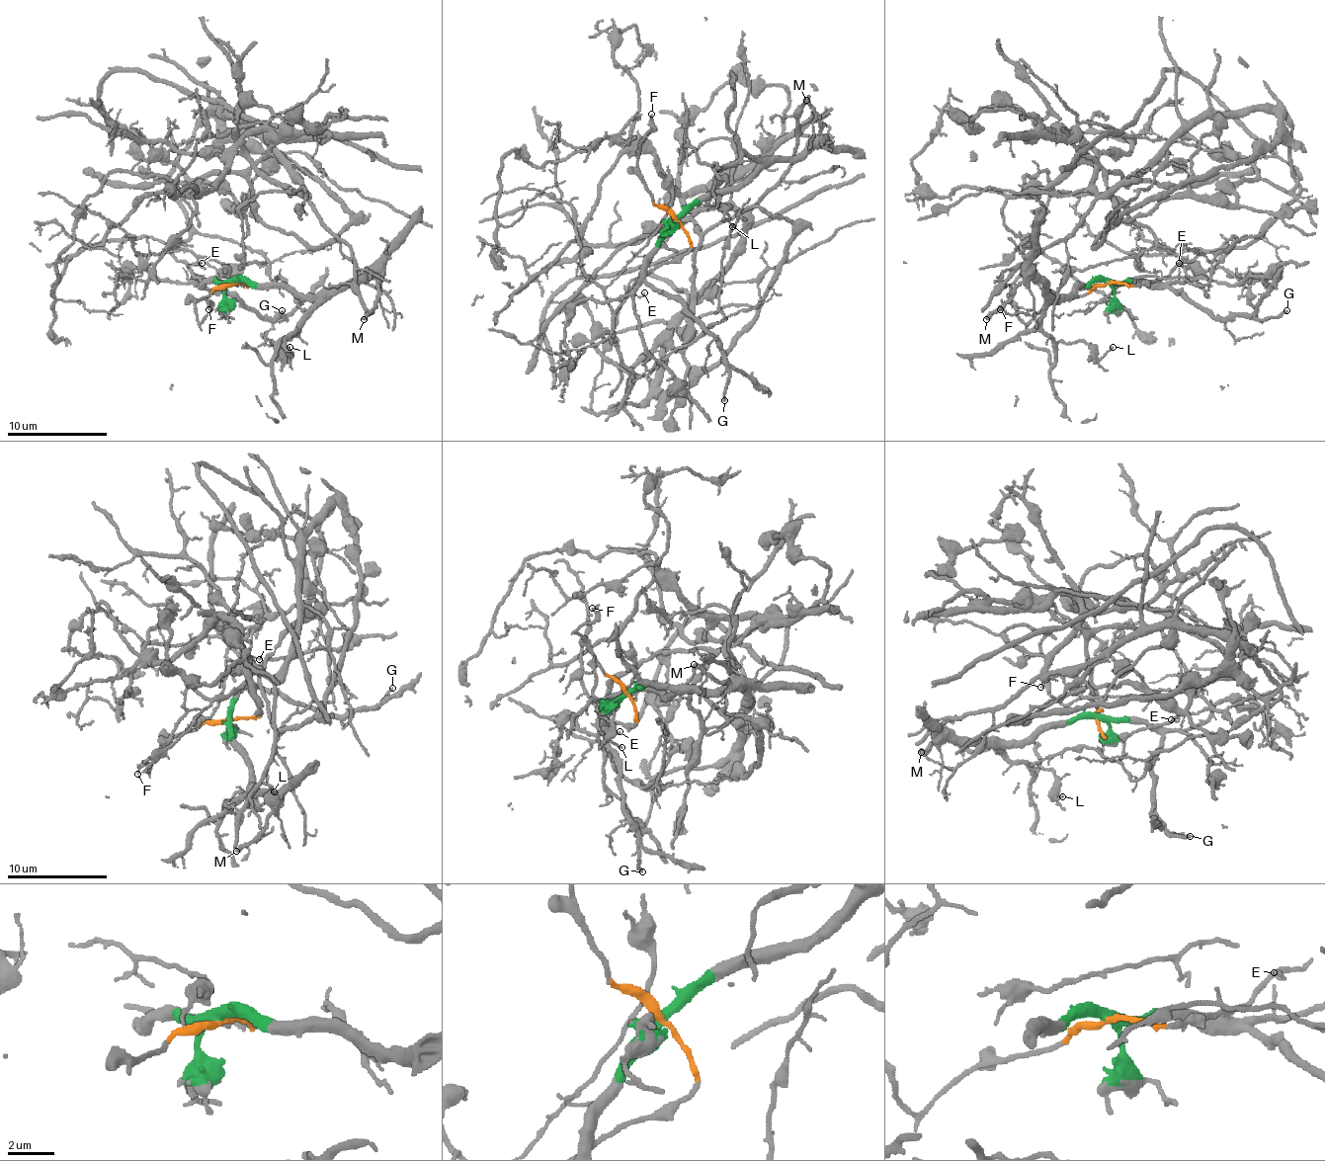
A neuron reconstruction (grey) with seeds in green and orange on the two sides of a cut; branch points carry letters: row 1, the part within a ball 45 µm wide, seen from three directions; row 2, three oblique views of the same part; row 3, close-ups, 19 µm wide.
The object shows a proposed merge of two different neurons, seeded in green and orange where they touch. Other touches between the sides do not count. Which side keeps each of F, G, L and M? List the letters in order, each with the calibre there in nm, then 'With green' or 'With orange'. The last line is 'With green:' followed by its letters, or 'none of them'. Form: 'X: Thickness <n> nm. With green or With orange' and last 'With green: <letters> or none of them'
F: Thickness 200 nm. With orange
G: Thickness 220 nm. With green
L: Thickness 120 nm. With green
M: Thickness 320 nm. With green
With green: G, L, M

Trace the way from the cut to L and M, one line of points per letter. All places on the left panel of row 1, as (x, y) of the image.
L: (232, 285), (252, 282), (288, 285), (307, 294), (315, 304), (300, 327), (270, 342), (285, 358), (289, 347)
M: (232, 285), (252, 282), (283, 285), (305, 294), (320, 294), (372, 280), (377, 297), (375, 307), (363, 319)

